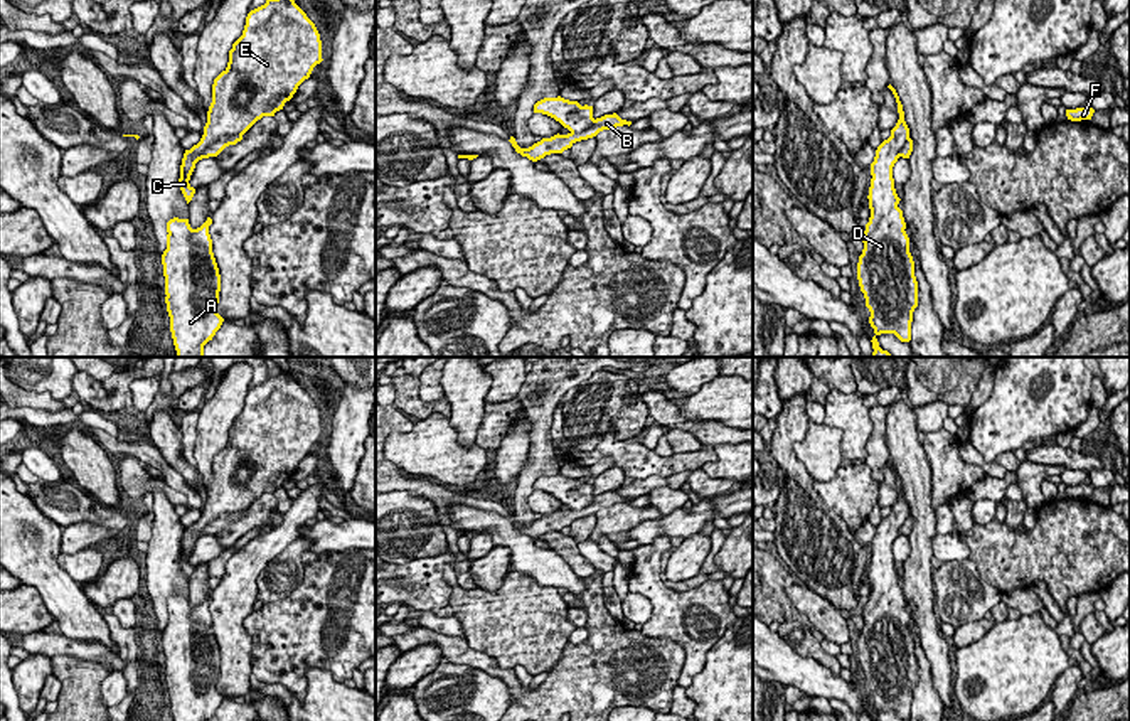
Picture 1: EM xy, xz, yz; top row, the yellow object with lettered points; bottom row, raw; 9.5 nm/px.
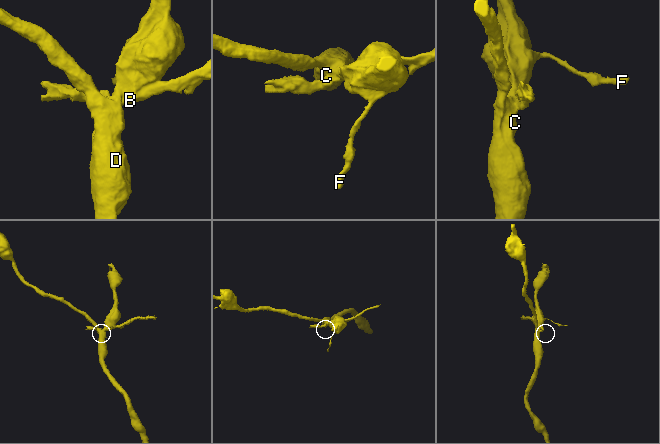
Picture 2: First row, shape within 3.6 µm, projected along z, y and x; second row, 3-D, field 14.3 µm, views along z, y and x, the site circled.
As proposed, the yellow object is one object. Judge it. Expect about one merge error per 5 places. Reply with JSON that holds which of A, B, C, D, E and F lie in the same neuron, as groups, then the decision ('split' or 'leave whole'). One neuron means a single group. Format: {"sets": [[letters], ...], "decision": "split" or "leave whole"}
{"sets": [["A", "C", "D", "E", "F"], ["B"]], "decision": "split"}

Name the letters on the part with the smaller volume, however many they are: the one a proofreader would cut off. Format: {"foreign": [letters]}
{"foreign": ["B"]}

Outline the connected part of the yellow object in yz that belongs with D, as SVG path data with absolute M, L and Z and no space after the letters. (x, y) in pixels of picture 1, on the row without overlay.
M887 463L898 480L899 497L884 517L871 541L869 586L864 608L864 627L857 640L857 657L871 689L872 721L881 711L894 711L901 719L911 718L913 689L918 684L918 659L909 630L909 615L899 574L894 566L893 544L909 517L903 482L896 467Z

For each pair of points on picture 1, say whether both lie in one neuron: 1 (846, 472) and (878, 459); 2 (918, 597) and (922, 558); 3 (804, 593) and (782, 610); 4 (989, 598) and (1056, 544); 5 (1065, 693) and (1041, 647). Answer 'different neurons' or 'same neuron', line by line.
1: different neurons
2: same neuron
3: different neurons
4: different neurons
5: different neurons

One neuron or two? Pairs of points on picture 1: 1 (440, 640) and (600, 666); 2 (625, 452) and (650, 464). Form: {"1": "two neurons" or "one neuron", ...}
{"1": "one neuron", "2": "one neuron"}

